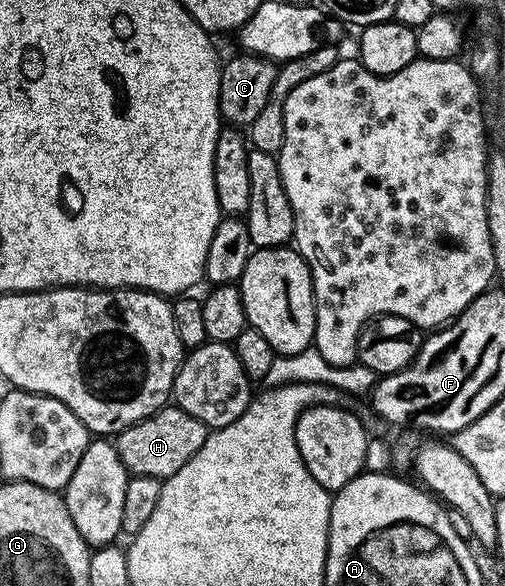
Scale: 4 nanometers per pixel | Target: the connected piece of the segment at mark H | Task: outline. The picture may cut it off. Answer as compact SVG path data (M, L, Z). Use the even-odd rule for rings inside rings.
M163 407L151 417L145 417L143 421L137 421L135 425L123 429L117 434L116 444L127 474L165 479L176 475L176 471L180 471L180 467L184 467L184 463L188 463L188 459L192 459L200 447L204 447L207 432L206 425L200 423L200 419L192 419L188 411Z

